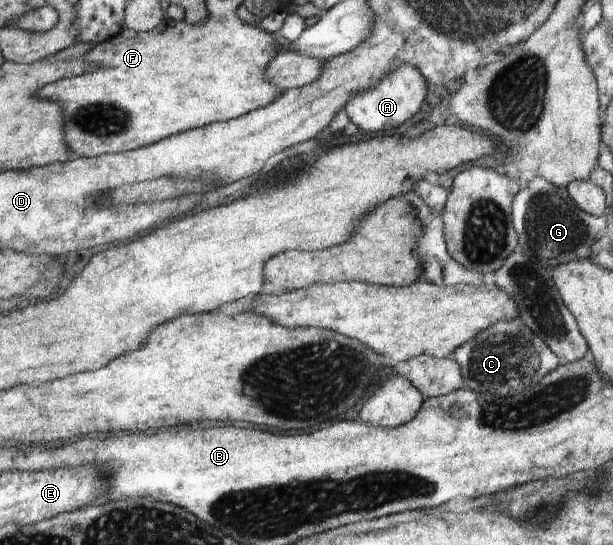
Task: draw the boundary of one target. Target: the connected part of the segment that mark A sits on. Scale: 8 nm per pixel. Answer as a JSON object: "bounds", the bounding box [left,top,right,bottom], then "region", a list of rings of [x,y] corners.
{"bounds":[344,64,428,134],"region":[[[400,64],[396,70],[386,74],[380,84],[368,88],[360,94],[354,94],[350,102],[344,106],[350,122],[358,127],[358,133],[370,134],[388,129],[398,128],[414,117],[423,106],[428,92],[424,75],[410,64]]]}

